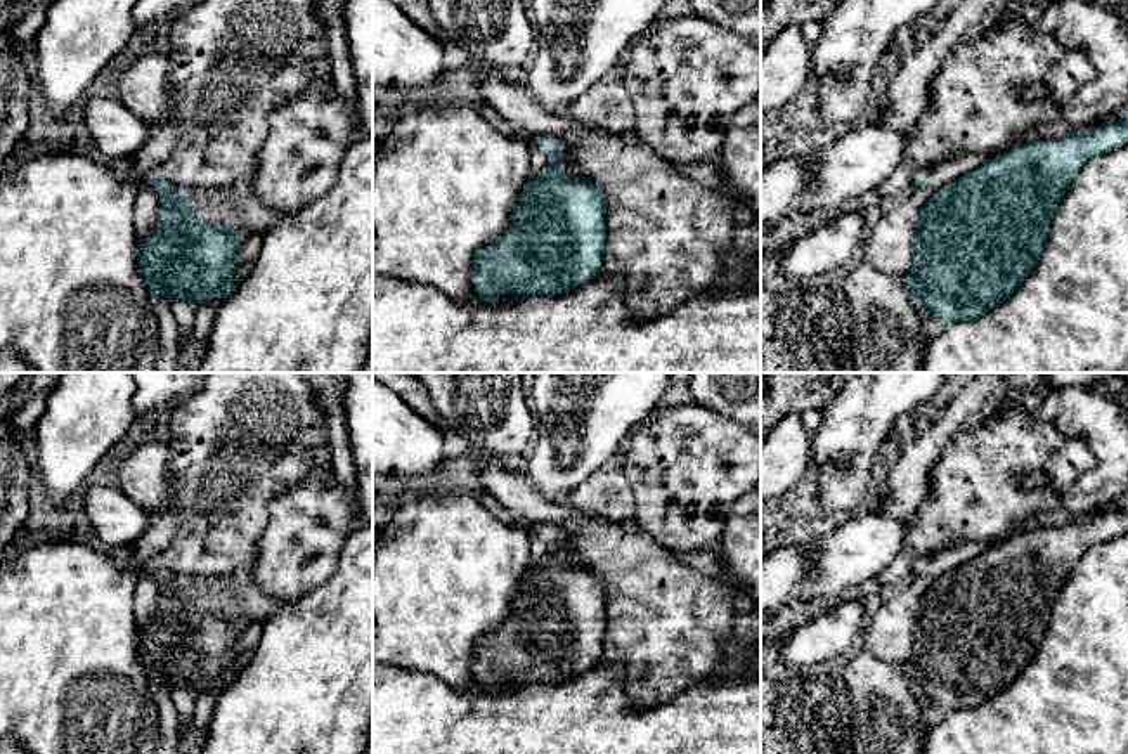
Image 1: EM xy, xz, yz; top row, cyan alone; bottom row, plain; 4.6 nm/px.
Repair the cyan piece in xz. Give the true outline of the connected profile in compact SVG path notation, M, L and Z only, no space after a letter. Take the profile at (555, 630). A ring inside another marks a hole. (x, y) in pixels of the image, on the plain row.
M553 525L539 527L539 536L548 544L548 555L534 565L528 563L518 593L504 621L490 633L476 640L471 671L483 690L496 690L501 683L560 683L568 681L600 664L606 634L605 581L586 565L572 565L560 553L563 534Z

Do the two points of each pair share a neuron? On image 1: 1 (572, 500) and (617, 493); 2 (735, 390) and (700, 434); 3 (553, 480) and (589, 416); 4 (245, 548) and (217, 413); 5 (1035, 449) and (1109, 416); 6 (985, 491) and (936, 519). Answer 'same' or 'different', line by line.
1: same
2: different
3: same
4: same
5: different
6: same

